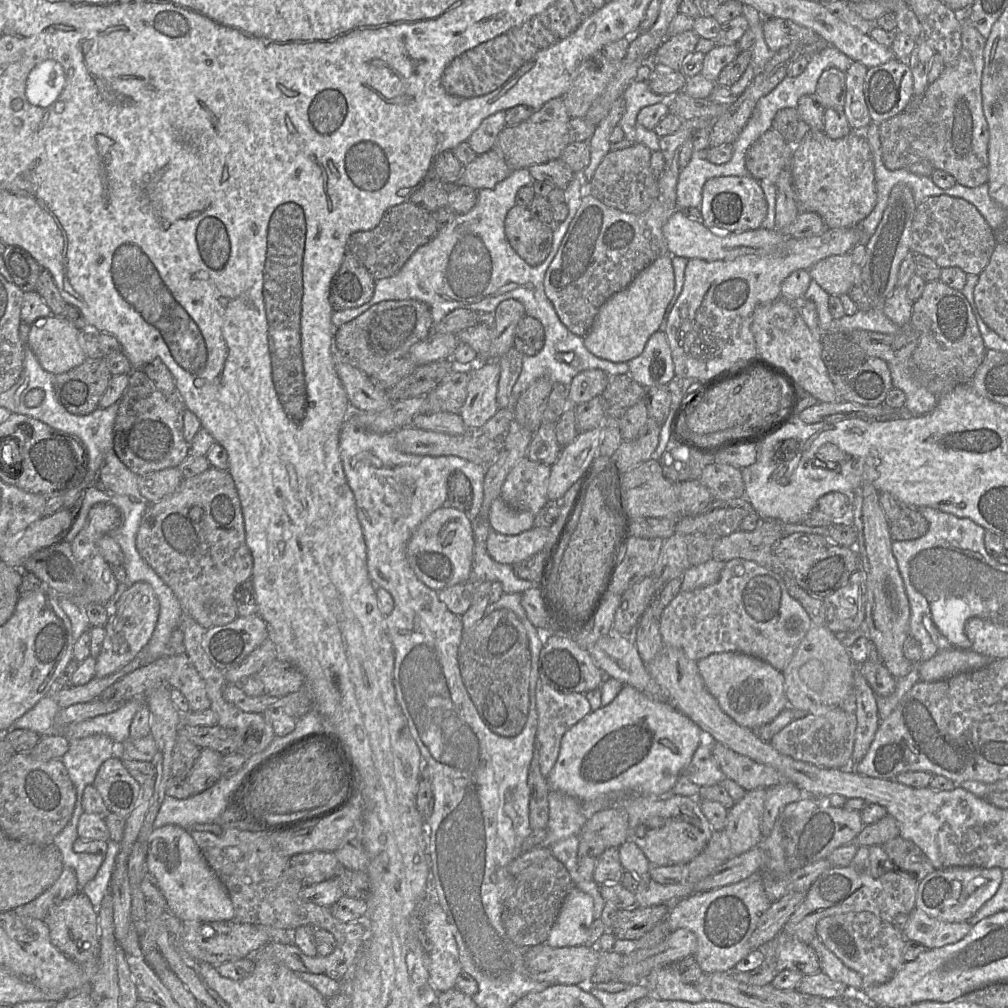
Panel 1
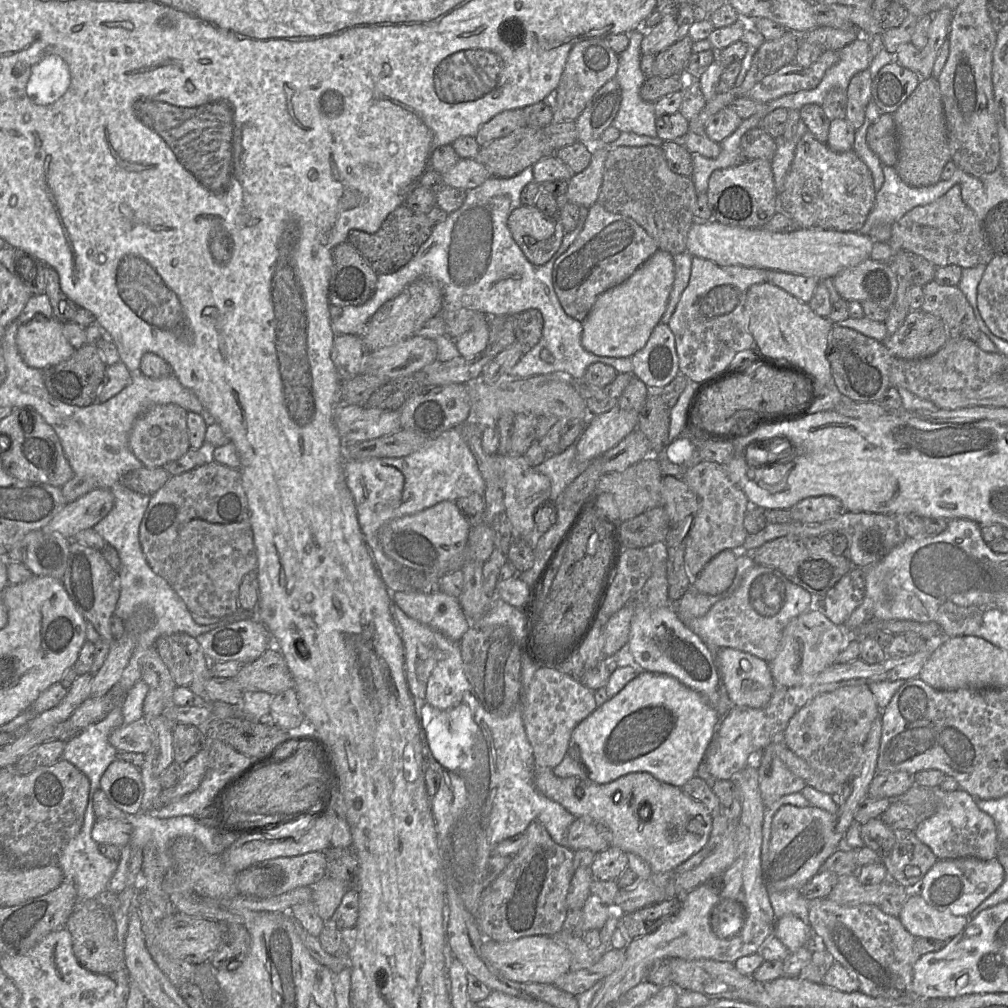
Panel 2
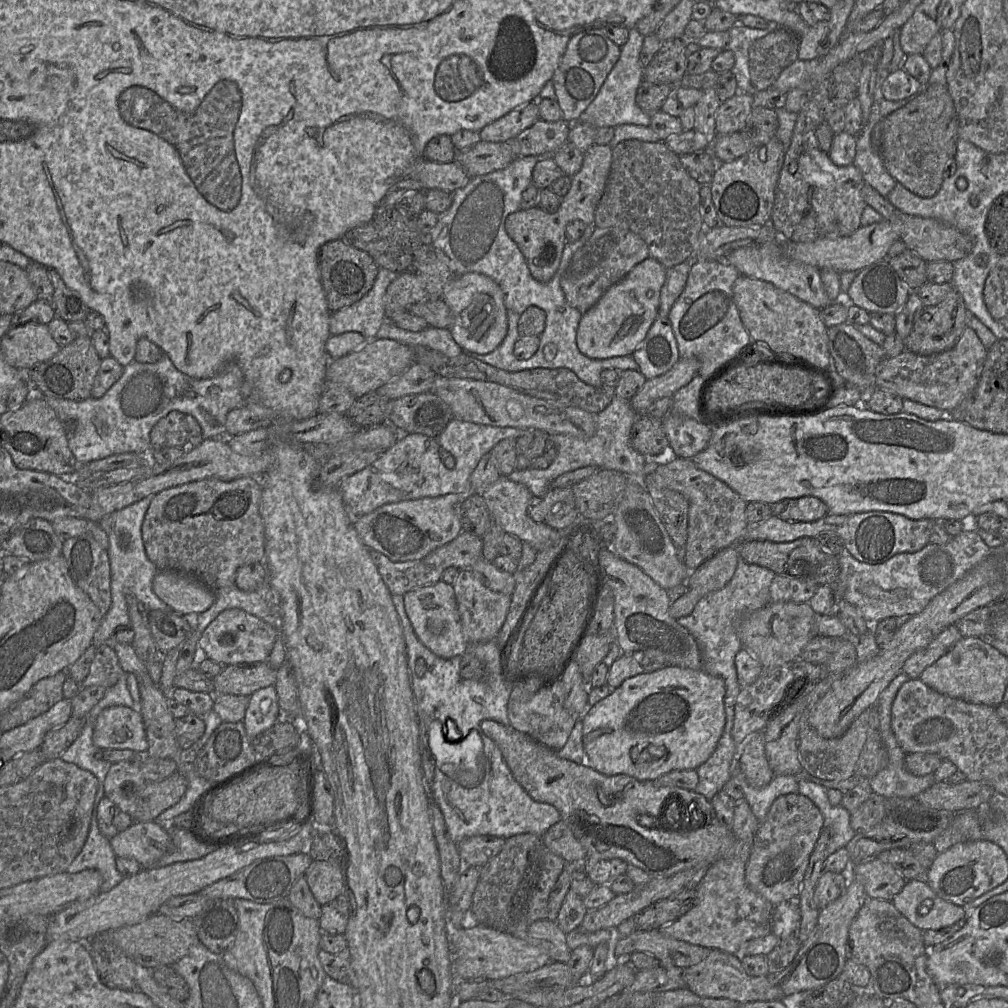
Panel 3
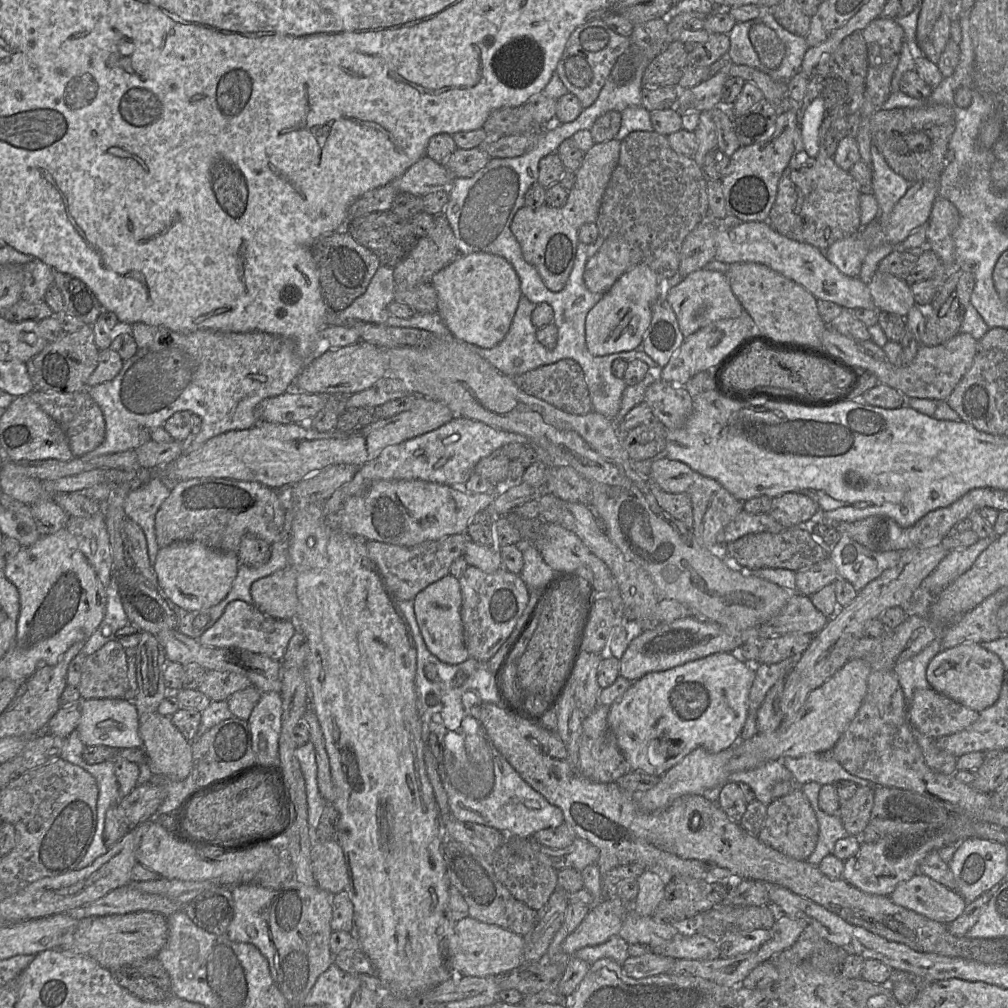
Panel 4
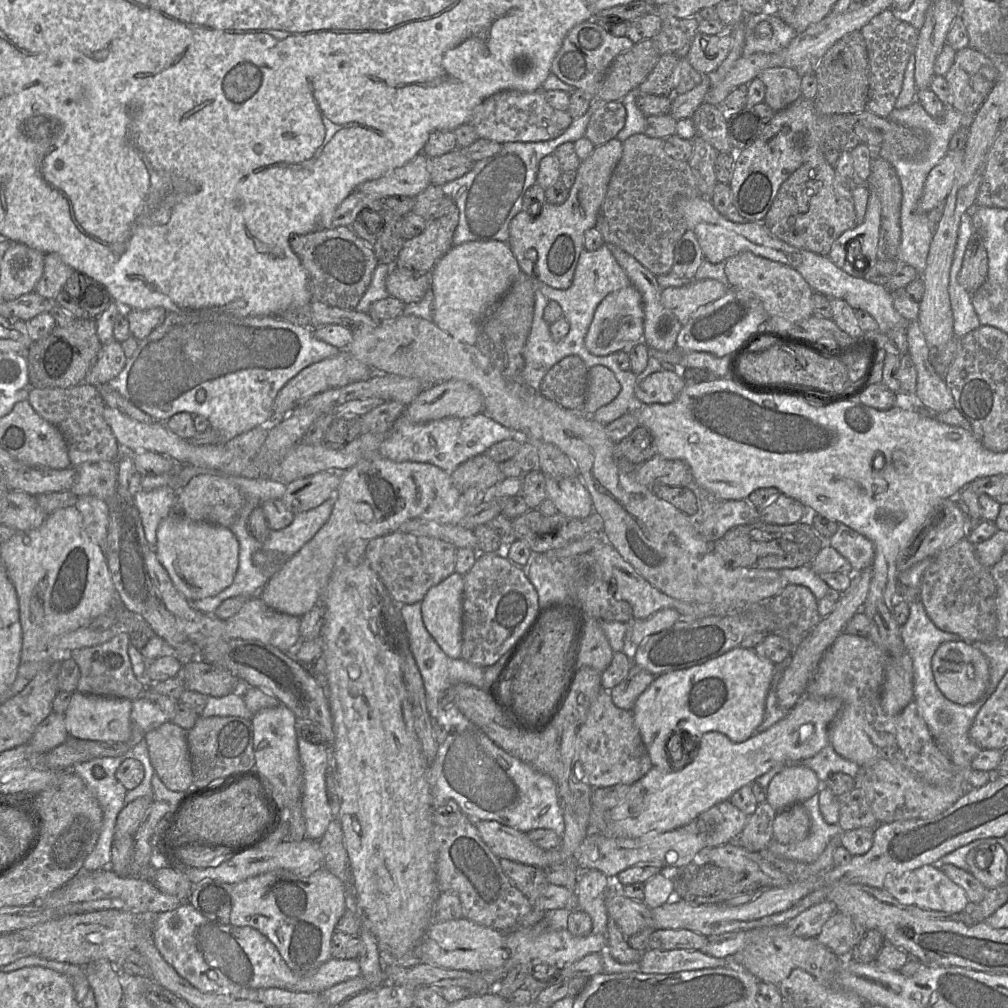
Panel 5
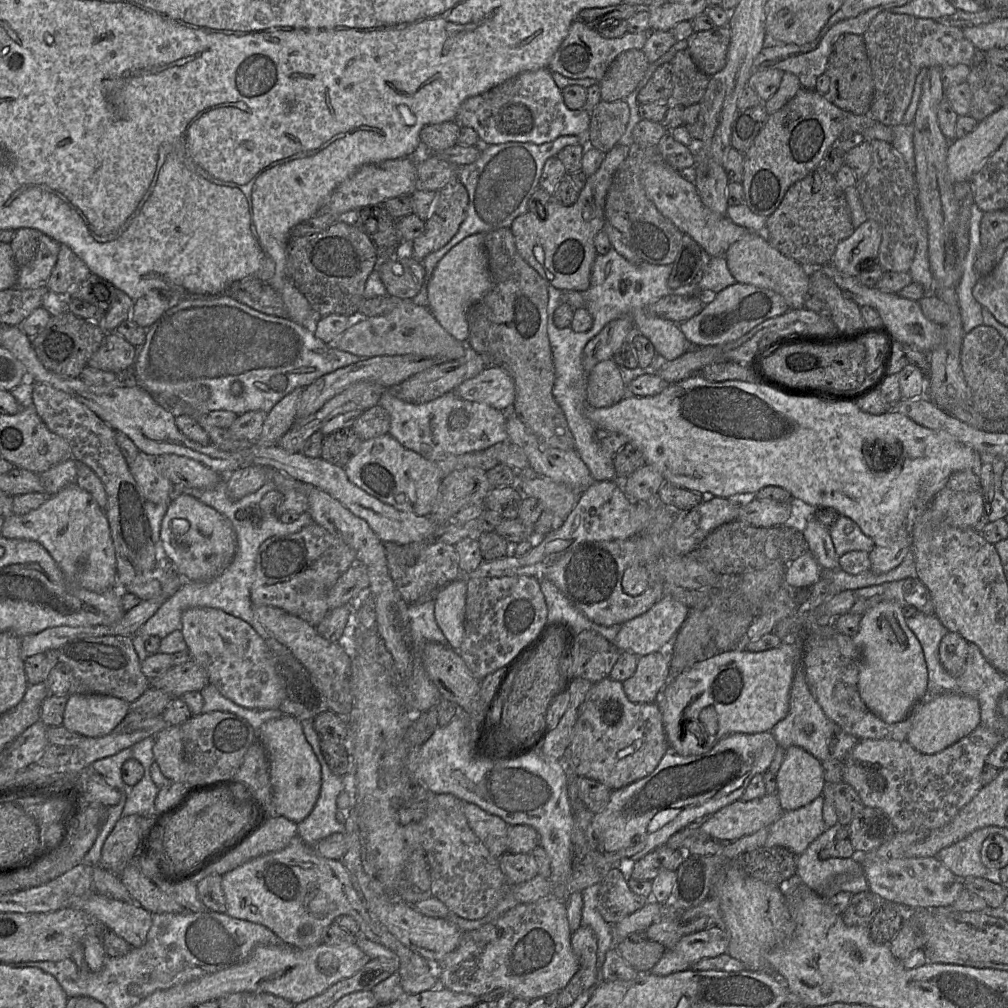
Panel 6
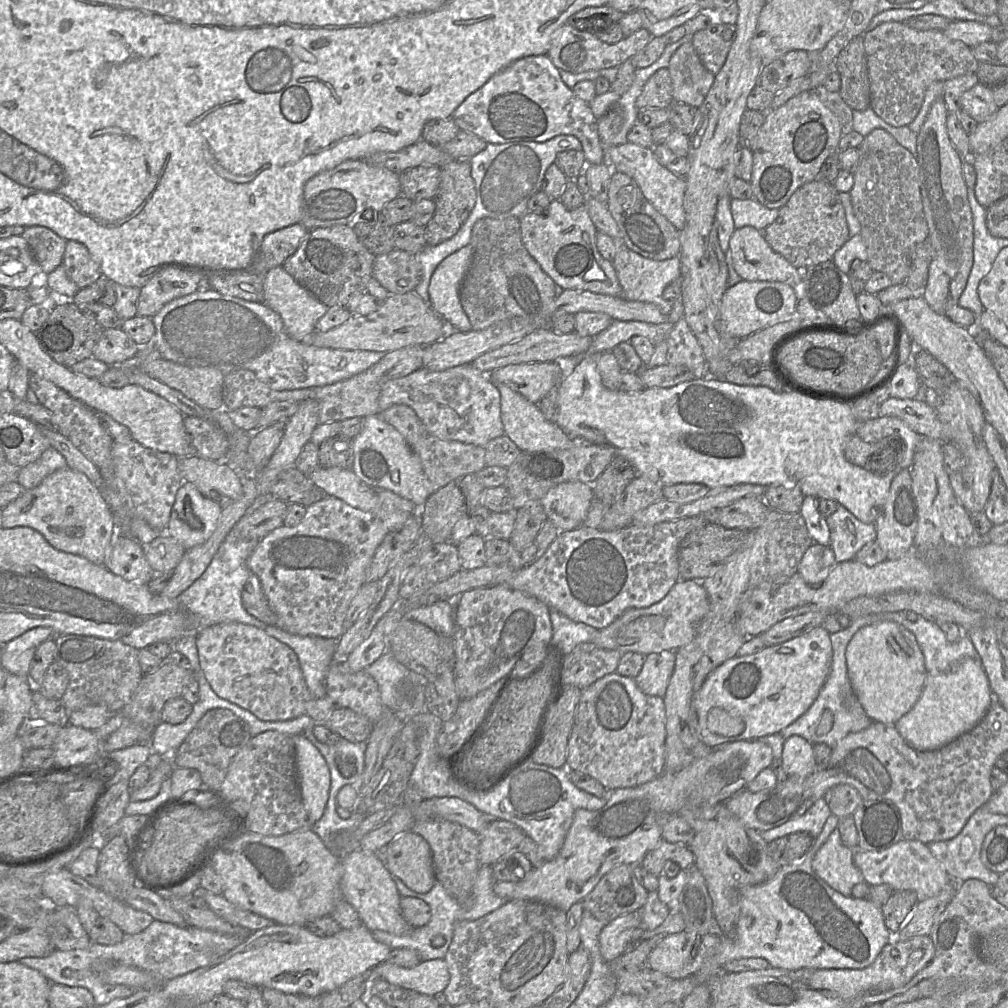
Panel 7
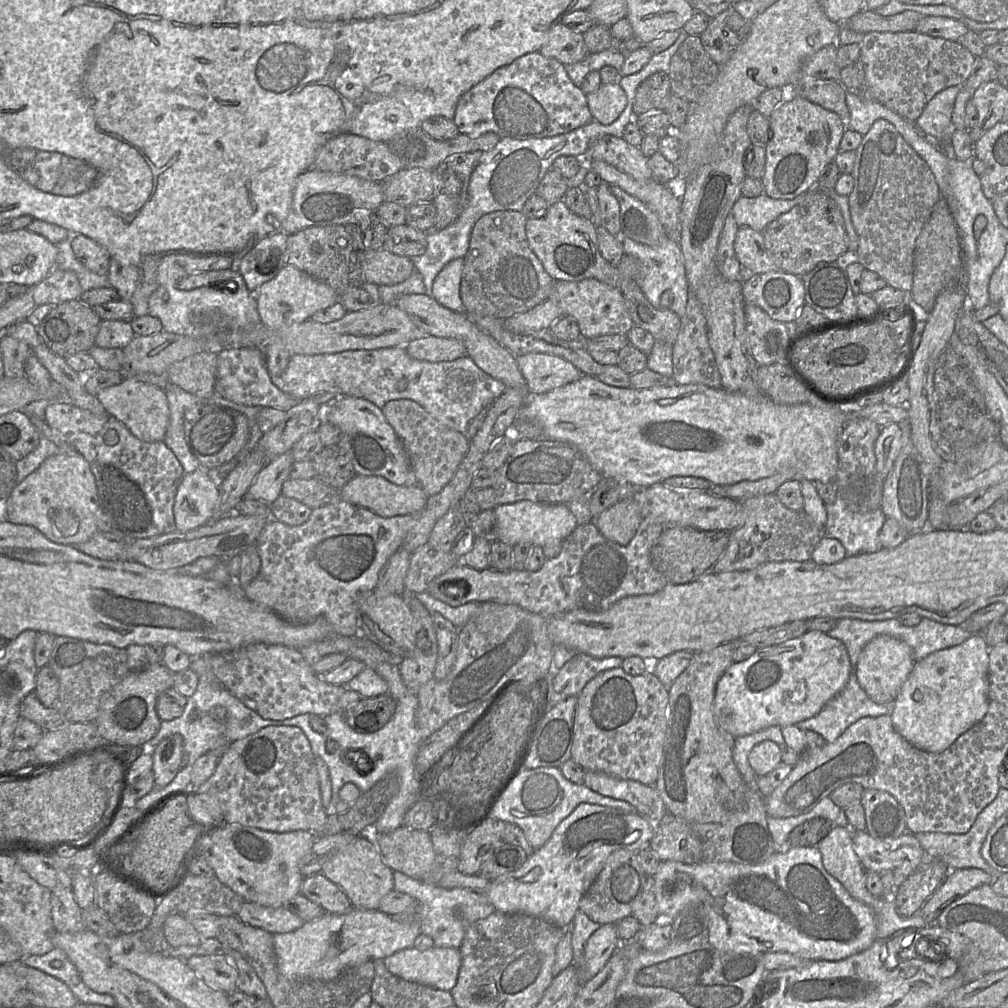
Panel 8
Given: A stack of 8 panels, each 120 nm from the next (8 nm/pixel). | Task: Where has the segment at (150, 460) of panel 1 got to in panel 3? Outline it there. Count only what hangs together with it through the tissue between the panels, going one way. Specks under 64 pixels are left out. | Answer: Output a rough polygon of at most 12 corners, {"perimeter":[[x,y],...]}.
{"perimeter":[[173,410],[150,432],[151,449],[188,448],[184,413]]}

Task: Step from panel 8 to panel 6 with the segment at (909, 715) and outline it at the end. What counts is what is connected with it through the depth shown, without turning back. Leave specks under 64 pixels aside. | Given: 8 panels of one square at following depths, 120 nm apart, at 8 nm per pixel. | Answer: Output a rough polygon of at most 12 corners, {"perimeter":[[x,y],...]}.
{"perimeter":[[946,693],[919,705],[906,741],[936,754],[980,724],[977,699]]}

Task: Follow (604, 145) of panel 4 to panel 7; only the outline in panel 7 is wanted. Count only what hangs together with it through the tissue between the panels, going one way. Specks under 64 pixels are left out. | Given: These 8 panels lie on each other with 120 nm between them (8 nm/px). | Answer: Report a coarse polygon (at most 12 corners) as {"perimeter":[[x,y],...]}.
{"perimeter":[[585,203],[526,211],[521,240],[562,289],[621,297]]}

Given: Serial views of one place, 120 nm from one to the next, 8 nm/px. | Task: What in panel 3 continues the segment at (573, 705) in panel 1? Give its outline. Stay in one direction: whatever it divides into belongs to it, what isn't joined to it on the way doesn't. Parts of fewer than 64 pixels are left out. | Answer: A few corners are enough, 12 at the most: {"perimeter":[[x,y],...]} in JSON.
{"perimeter":[[563,682],[525,692],[514,684],[510,725],[562,749],[577,722]]}

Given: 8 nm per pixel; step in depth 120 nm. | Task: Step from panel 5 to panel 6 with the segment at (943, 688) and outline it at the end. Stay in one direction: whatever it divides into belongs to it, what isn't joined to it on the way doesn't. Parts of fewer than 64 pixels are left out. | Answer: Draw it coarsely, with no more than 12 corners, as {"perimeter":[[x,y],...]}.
{"perimeter":[[949,631],[939,659],[951,676],[966,664],[969,642]]}

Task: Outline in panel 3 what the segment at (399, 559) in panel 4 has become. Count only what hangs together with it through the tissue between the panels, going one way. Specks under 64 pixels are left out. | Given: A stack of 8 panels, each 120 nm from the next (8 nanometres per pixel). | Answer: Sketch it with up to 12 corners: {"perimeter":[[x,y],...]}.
{"perimeter":[[462,531],[419,560],[371,556],[392,595],[434,584],[469,569],[483,540]]}

